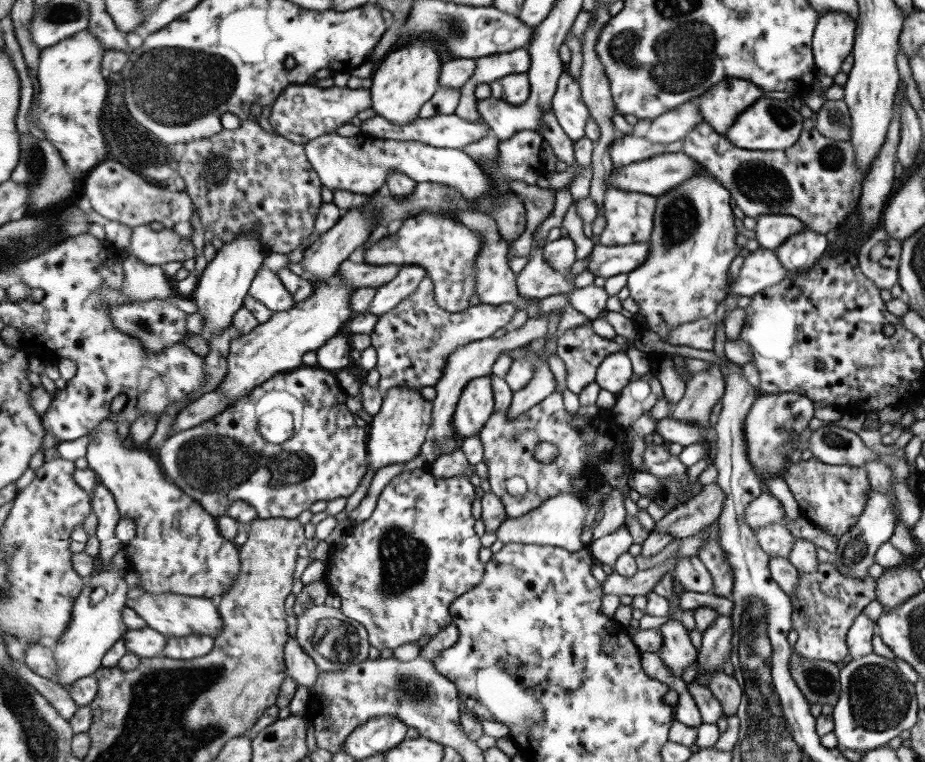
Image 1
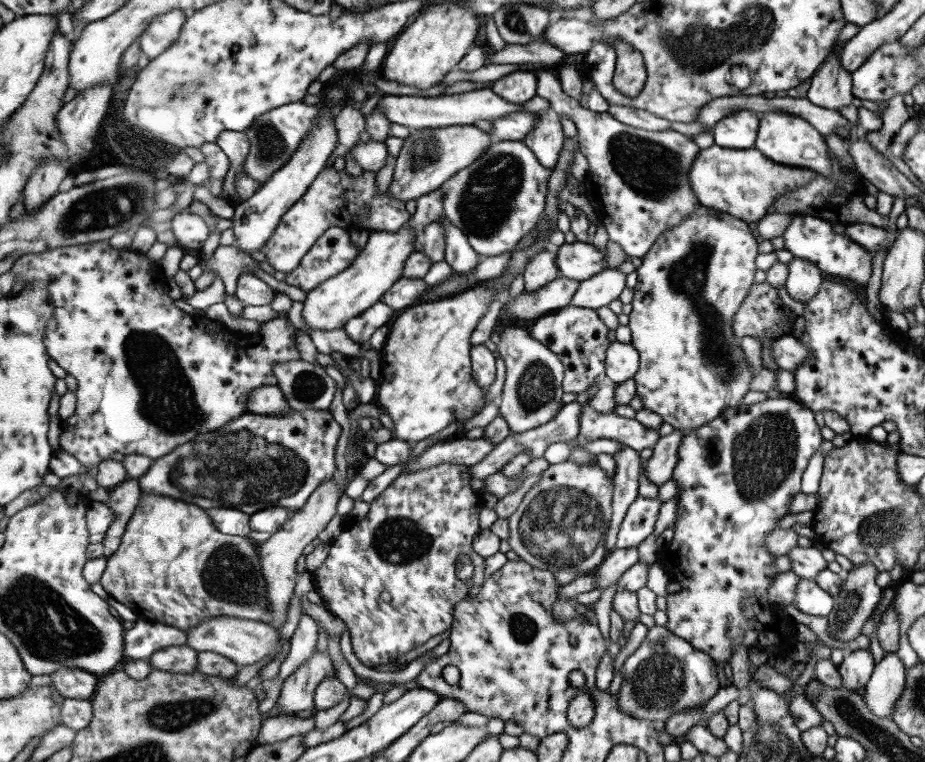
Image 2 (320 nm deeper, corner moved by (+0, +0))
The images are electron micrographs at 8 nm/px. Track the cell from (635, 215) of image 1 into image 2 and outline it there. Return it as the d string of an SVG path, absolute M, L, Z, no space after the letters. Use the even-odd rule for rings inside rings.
M547 68L534 74L536 95L545 98L555 114L569 118L576 128L578 150L588 162L583 192L597 220L626 256L641 259L661 233L686 220L698 207L688 172L699 147L691 137L671 129L649 132L623 125L607 113L591 112L567 96Z

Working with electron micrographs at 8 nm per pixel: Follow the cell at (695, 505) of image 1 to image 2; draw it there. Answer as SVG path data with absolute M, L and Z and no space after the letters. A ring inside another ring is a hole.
M614 548L601 561L598 567L591 570L590 574L595 577L595 589L606 589L630 567L638 561L637 549L633 548Z

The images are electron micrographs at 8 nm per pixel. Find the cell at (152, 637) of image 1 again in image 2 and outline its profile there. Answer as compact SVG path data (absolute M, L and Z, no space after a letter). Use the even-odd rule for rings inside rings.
M188 644L168 646L155 651L149 658L154 669L179 674L191 674L198 670L200 652Z

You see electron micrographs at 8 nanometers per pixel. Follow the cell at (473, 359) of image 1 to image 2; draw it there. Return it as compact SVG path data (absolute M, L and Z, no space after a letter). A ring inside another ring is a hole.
M605 268L587 280L582 280L571 297L570 305L594 311L608 306L625 288L625 275L616 268Z

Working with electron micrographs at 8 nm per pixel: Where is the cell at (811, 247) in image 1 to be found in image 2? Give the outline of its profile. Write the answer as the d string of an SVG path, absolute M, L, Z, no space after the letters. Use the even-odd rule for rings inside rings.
M792 258L787 266L788 273L784 284L787 294L793 300L801 300L803 304L809 302L822 283L822 273L814 264L802 259Z

